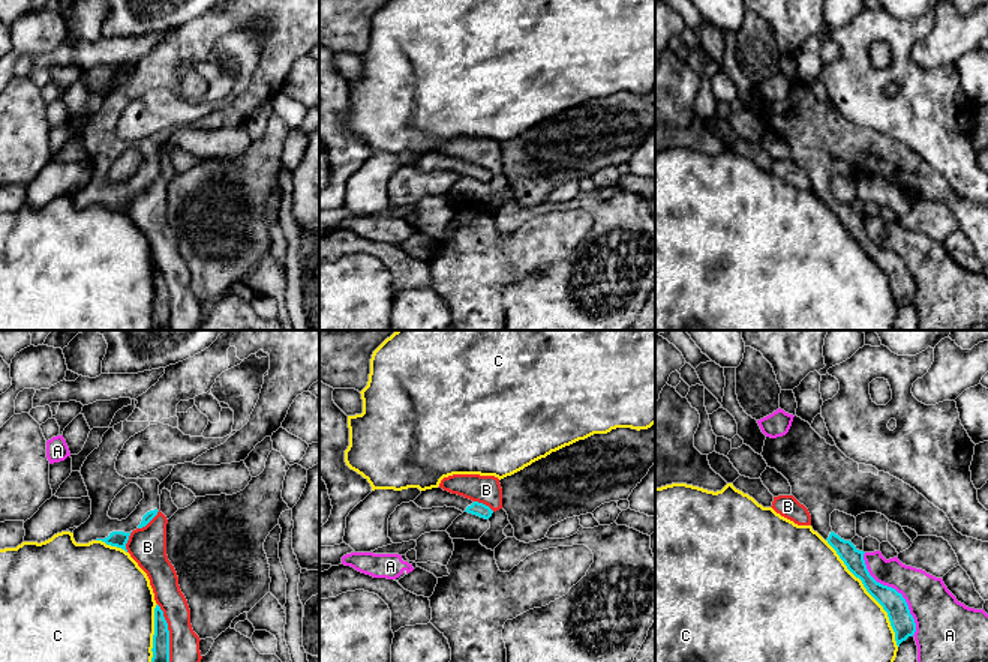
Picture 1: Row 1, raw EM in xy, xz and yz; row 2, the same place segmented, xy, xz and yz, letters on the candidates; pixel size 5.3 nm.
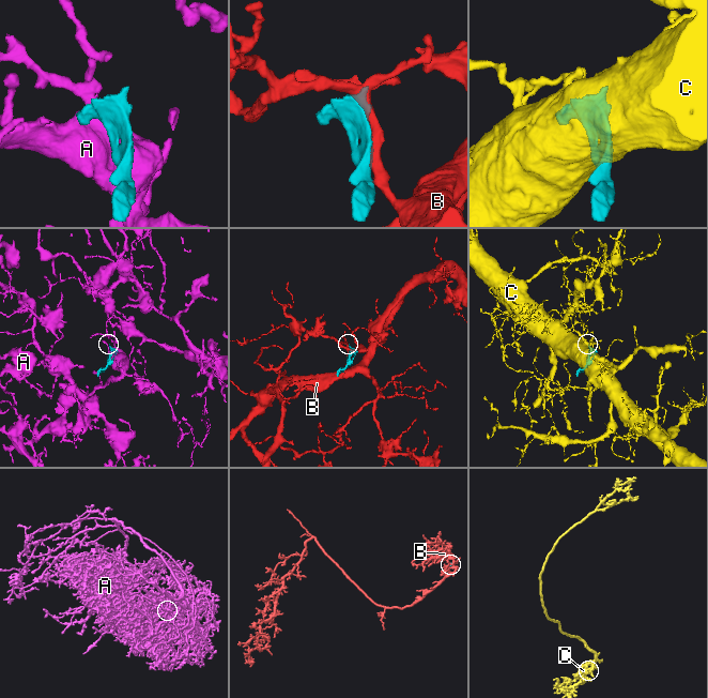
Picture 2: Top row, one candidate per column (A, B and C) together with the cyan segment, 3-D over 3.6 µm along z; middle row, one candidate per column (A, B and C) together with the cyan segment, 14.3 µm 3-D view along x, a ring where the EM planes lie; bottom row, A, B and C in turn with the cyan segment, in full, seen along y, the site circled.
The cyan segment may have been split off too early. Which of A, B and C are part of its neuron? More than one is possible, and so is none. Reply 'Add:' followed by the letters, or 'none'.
Add: none

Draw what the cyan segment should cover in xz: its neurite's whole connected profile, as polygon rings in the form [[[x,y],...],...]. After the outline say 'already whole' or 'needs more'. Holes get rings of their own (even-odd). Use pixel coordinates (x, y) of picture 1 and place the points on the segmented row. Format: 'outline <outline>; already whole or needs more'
outline [[[439,486],[421,491],[421,494],[414,500],[414,503],[421,509],[444,507],[444,506],[456,507],[462,512],[468,512],[484,519],[489,519],[493,513],[493,510],[489,506],[478,501],[472,501],[457,494],[451,494]]]; needs more

